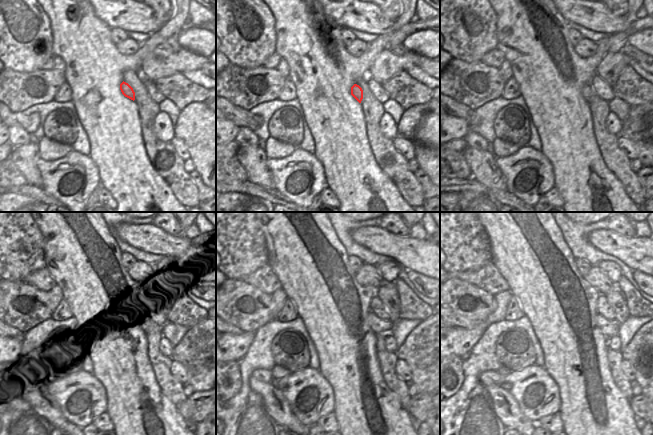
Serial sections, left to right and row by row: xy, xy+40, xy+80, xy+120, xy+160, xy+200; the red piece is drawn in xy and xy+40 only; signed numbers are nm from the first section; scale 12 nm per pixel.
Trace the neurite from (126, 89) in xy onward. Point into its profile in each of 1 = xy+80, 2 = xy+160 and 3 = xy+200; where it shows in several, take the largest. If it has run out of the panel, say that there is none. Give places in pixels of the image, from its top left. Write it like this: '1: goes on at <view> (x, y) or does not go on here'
1: goes on at xy+80 (587, 91)
2: goes on at xy+160 (378, 326)
3: goes on at xy+200 (609, 328)

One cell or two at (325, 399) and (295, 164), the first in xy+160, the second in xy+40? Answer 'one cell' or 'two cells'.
one cell

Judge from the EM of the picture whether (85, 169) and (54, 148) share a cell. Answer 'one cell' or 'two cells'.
two cells

